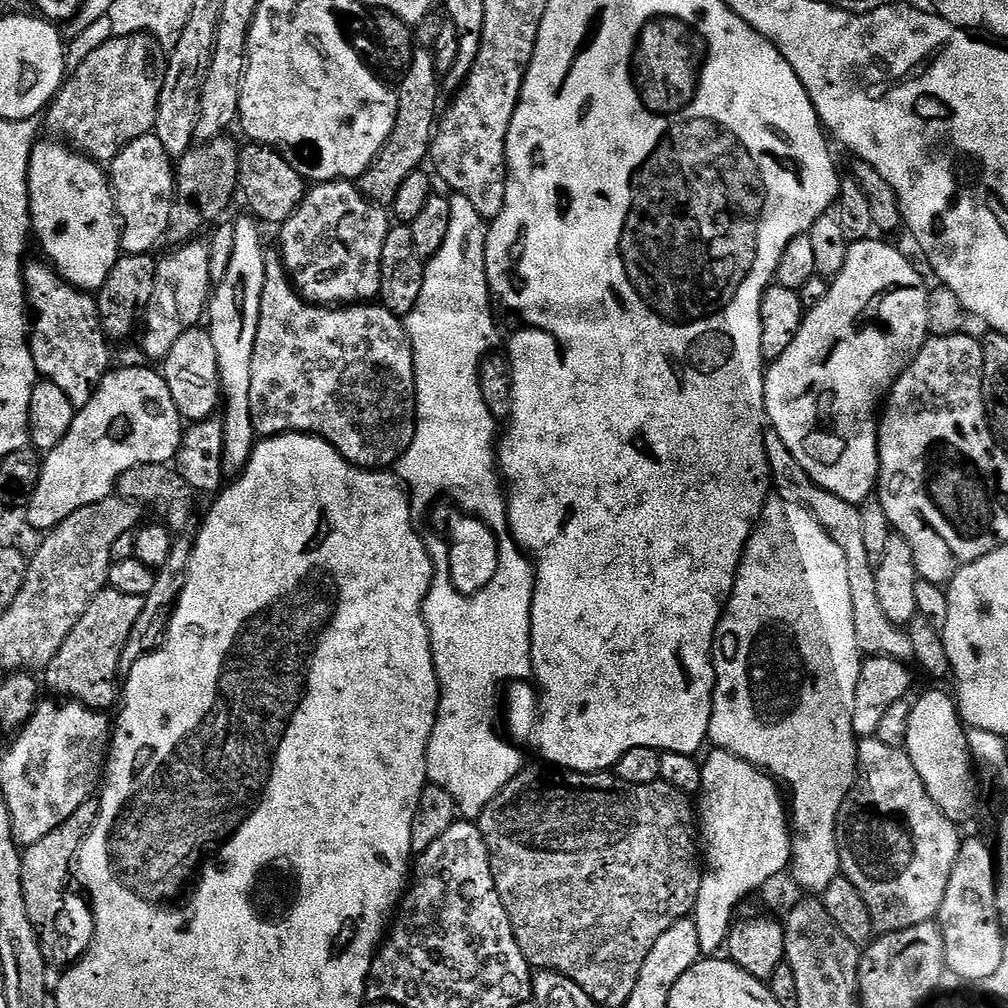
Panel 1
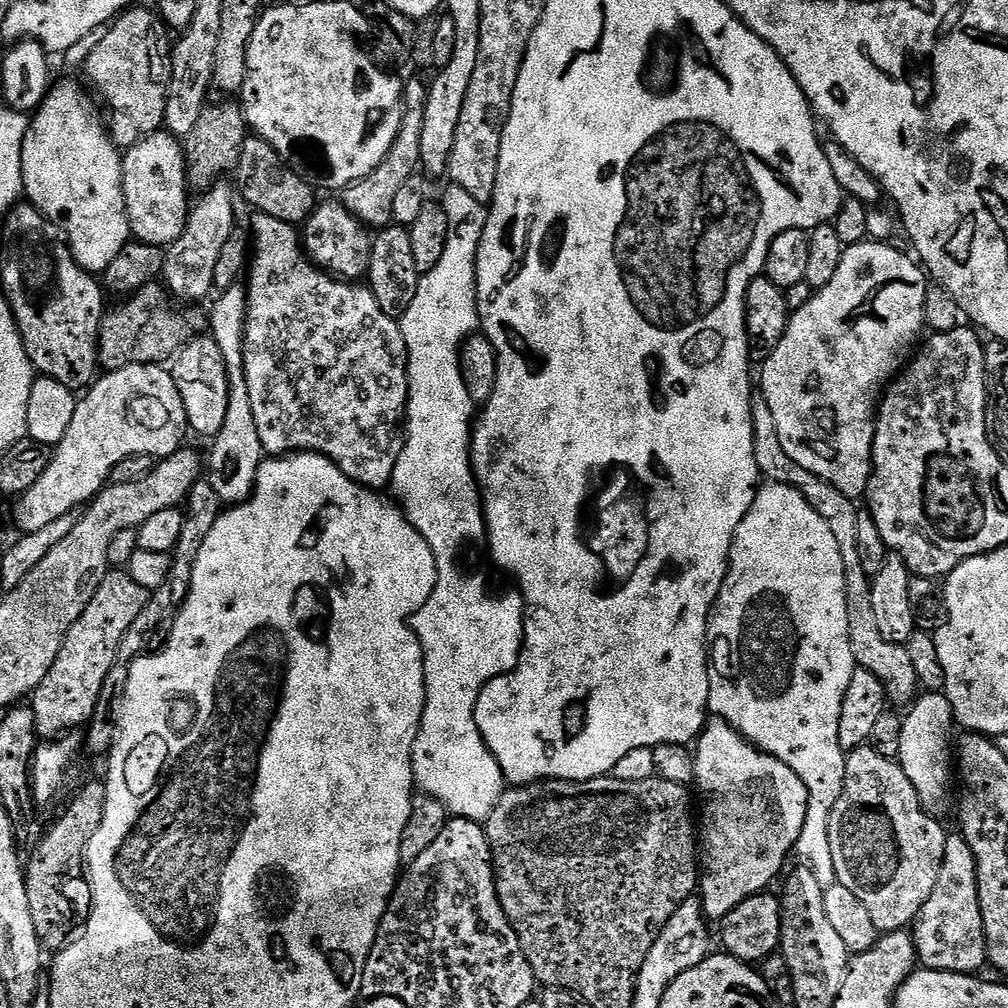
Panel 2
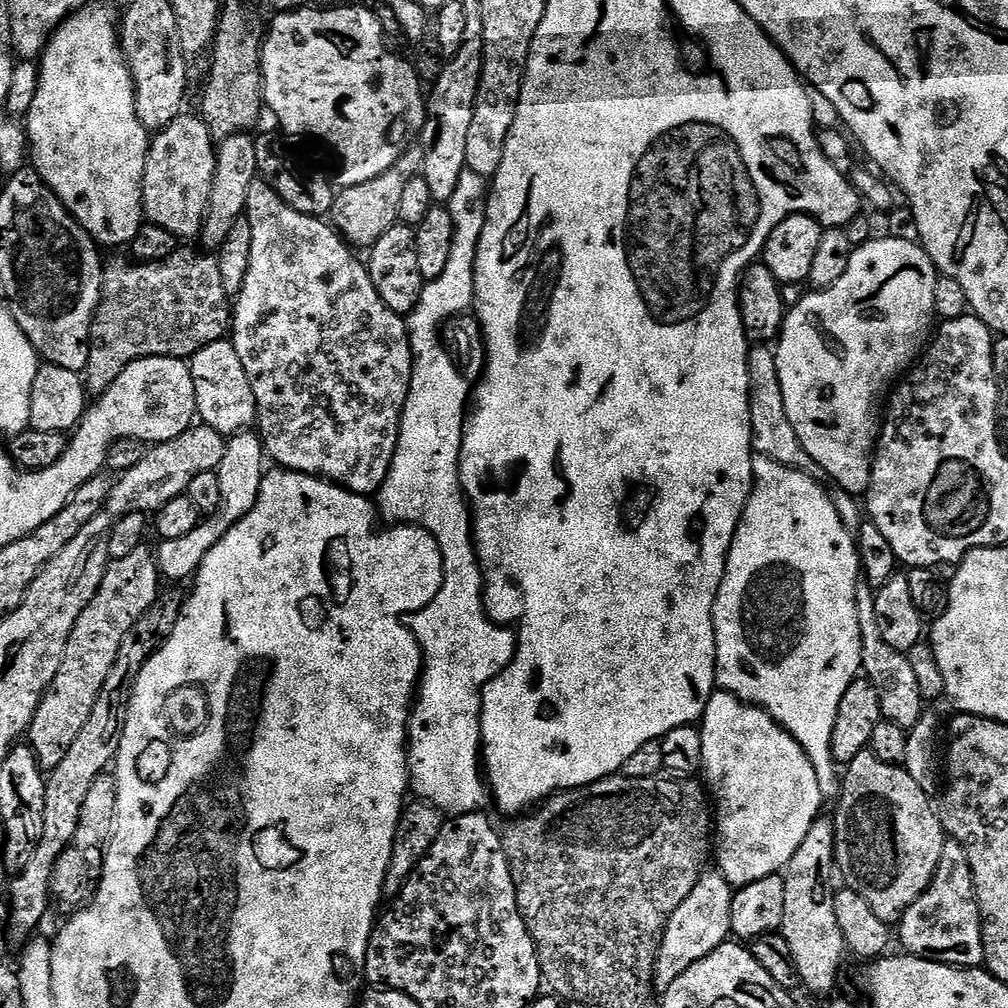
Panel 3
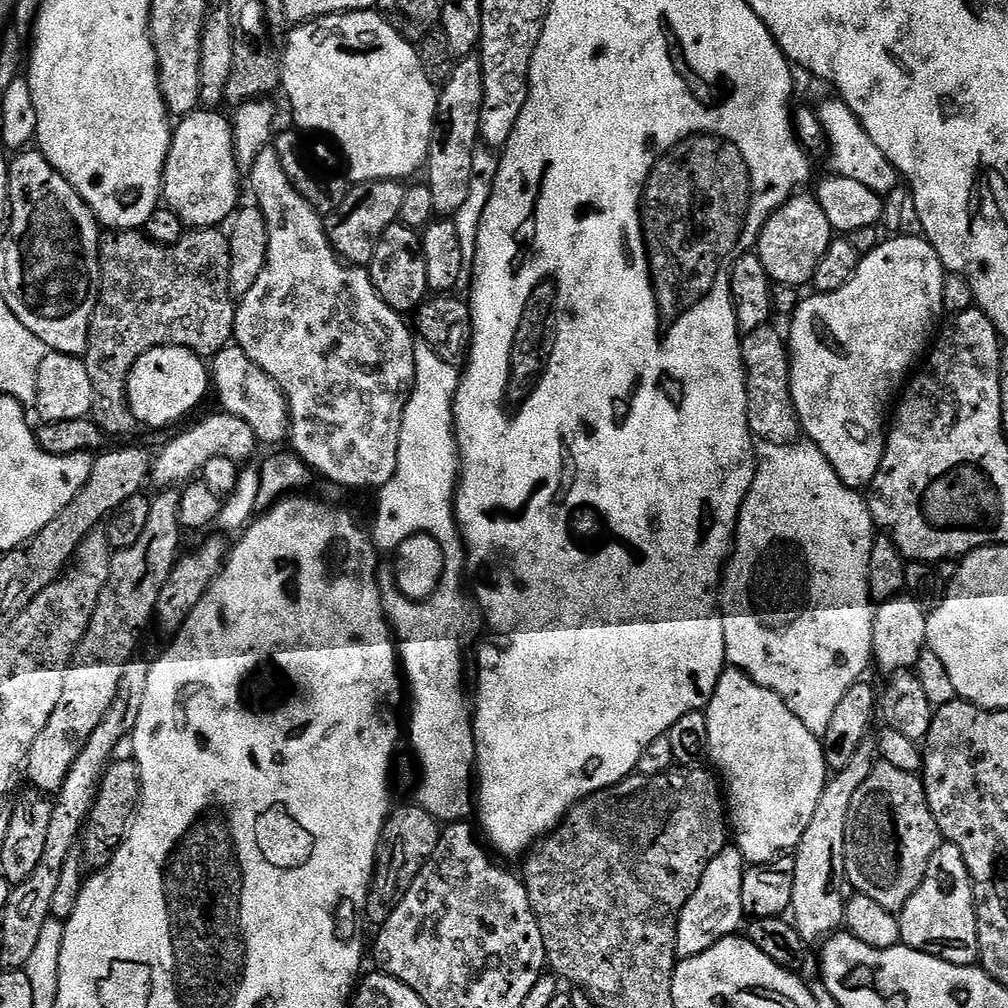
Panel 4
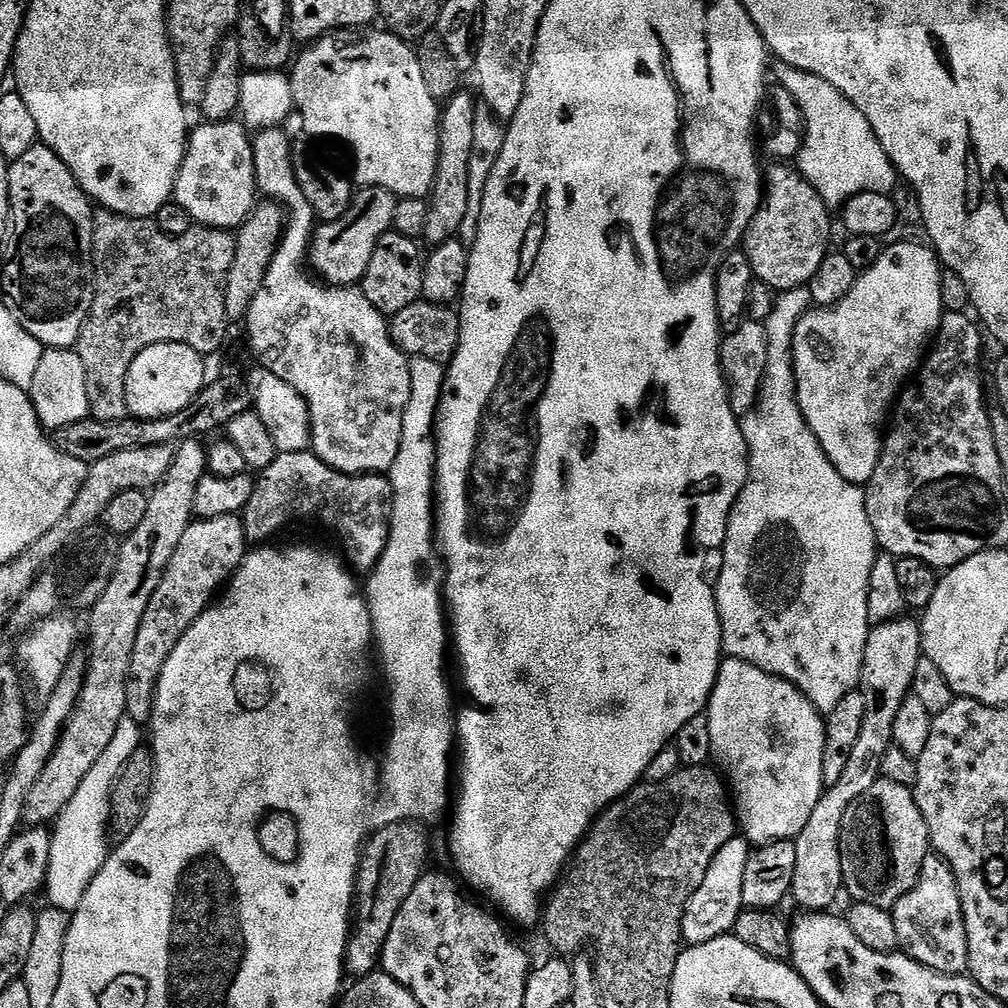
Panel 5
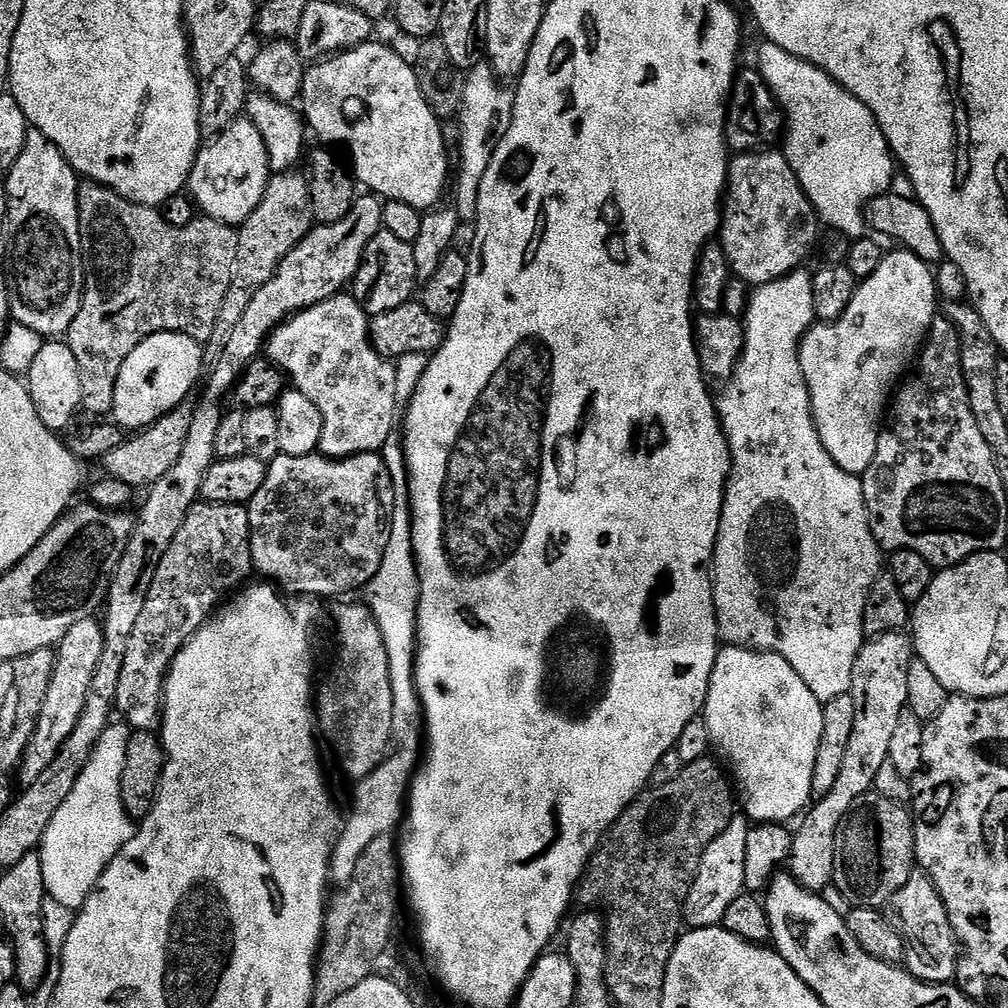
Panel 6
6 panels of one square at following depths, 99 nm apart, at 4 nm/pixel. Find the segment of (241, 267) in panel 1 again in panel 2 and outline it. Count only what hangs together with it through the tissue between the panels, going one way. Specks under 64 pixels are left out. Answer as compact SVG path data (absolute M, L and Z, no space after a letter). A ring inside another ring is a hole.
M244 286L225 288L219 293L212 308L212 329L210 335L221 347L225 362L230 369L231 389L229 408L226 410L225 424L212 444L212 473L210 479L214 490L224 500L225 505L243 504L256 490L256 479L260 465L266 459L262 438L256 425L256 411L248 393L248 378L244 372L246 351L246 329L248 327L248 289Z

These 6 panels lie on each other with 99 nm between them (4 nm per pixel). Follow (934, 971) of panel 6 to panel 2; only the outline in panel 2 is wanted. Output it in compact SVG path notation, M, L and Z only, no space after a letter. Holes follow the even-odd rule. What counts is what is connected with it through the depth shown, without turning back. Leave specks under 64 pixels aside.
M963 834L949 835L938 886L934 886L934 894L930 894L915 918L914 939L919 959L927 968L976 974L983 964L989 963L976 855Z

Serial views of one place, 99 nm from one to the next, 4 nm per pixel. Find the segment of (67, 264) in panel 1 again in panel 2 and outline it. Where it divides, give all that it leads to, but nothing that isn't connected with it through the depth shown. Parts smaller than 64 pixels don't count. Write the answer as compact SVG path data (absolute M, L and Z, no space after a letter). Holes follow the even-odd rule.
M74 81L53 83L40 107L35 109L24 139L23 170L27 199L49 220L62 225L73 255L88 272L104 273L130 239L127 198L124 196L124 161L105 121L103 124L96 113L95 102Z

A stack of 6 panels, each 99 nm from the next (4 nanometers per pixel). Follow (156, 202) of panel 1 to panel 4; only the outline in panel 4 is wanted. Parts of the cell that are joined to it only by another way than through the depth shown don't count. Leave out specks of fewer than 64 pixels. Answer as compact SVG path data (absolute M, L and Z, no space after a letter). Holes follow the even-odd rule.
M197 110L183 117L172 133L172 145L164 163L162 200L188 230L219 229L241 203L240 184L234 172L236 163L232 148L232 125L227 115L224 117L220 114L216 110Z

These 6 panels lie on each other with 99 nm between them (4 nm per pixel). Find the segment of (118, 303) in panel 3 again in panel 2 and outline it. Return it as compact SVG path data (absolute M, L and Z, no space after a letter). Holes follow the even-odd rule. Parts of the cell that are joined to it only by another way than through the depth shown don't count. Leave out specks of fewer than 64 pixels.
M153 282L127 297L116 309L105 311L104 321L100 323L100 362L99 367L116 372L131 364L151 364L167 361L167 356L175 357L193 337L197 335L196 320L192 316L183 316L176 312L173 297L163 283Z

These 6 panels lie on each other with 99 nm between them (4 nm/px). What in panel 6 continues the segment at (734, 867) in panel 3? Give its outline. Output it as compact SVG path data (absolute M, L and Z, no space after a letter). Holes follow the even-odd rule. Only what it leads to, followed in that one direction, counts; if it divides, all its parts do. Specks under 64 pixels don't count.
M724 646L717 651L702 715L710 726L715 747L720 747L728 755L727 763L730 768L732 763L734 776L736 771L735 779L742 793L742 812L749 821L784 824L792 822L788 820L795 821L809 807L813 799L814 766L822 742L823 713L824 704L814 690L802 682L798 670L794 670L794 666L777 652L747 646Z

